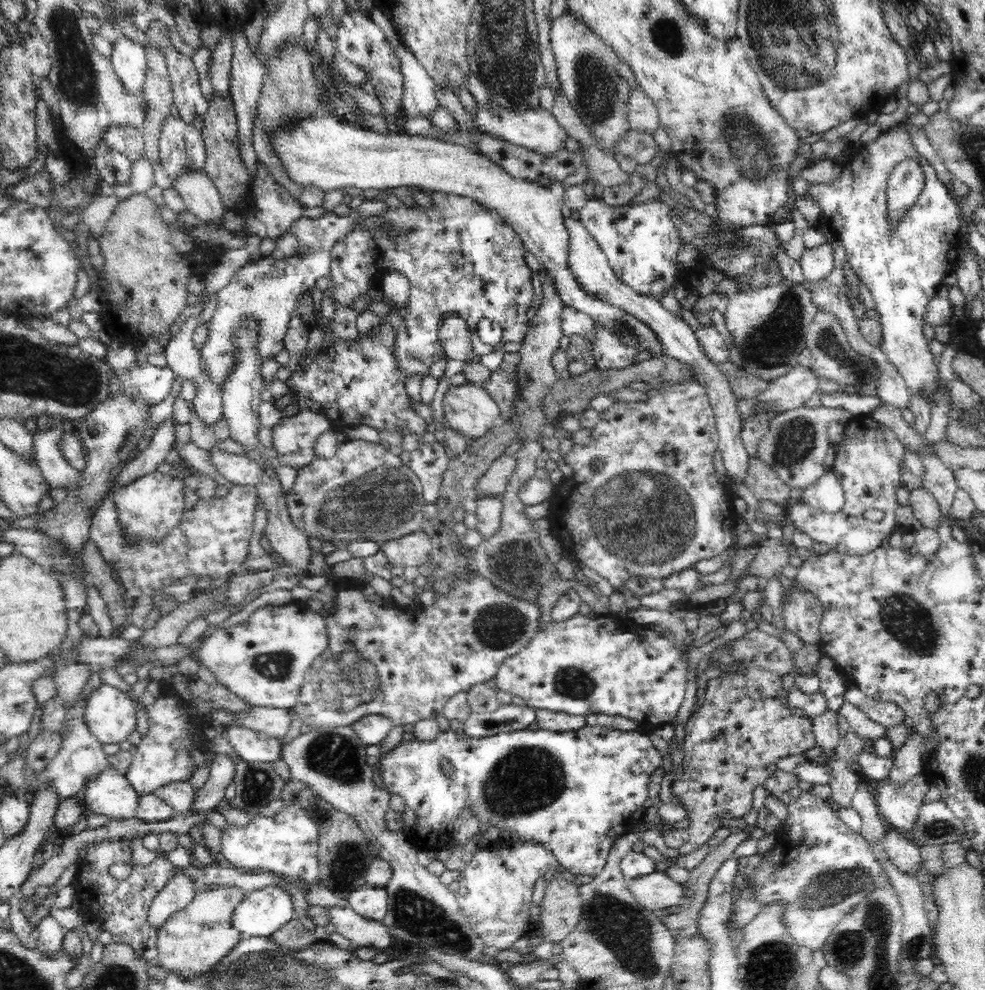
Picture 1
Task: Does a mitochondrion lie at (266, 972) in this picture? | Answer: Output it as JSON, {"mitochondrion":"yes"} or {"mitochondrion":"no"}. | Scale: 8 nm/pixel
{"mitochondrion":"yes"}

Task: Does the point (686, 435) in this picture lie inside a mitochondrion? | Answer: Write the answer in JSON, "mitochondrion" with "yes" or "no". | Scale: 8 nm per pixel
{"mitochondrion":"no"}

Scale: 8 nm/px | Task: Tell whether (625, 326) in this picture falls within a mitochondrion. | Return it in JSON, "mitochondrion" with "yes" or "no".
{"mitochondrion":"yes"}

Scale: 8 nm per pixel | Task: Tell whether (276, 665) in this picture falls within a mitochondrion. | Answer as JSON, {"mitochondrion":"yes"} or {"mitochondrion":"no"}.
{"mitochondrion":"yes"}

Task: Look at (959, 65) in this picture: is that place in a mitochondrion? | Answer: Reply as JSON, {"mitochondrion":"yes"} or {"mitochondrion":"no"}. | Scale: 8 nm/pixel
{"mitochondrion":"no"}

